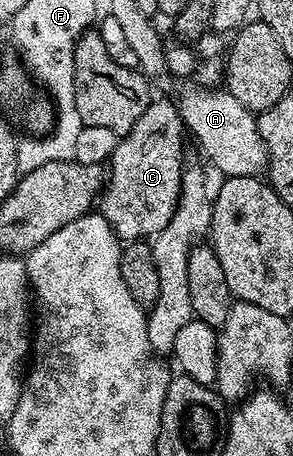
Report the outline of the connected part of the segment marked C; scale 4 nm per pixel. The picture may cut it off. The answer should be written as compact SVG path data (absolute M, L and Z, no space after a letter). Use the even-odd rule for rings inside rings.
M155 99L136 120L130 132L119 139L116 150L108 161L108 179L96 204L97 211L110 223L119 241L149 241L160 230L164 230L164 226L168 226L182 193L182 134L184 135L184 125L182 117L178 115L177 103L173 99Z

